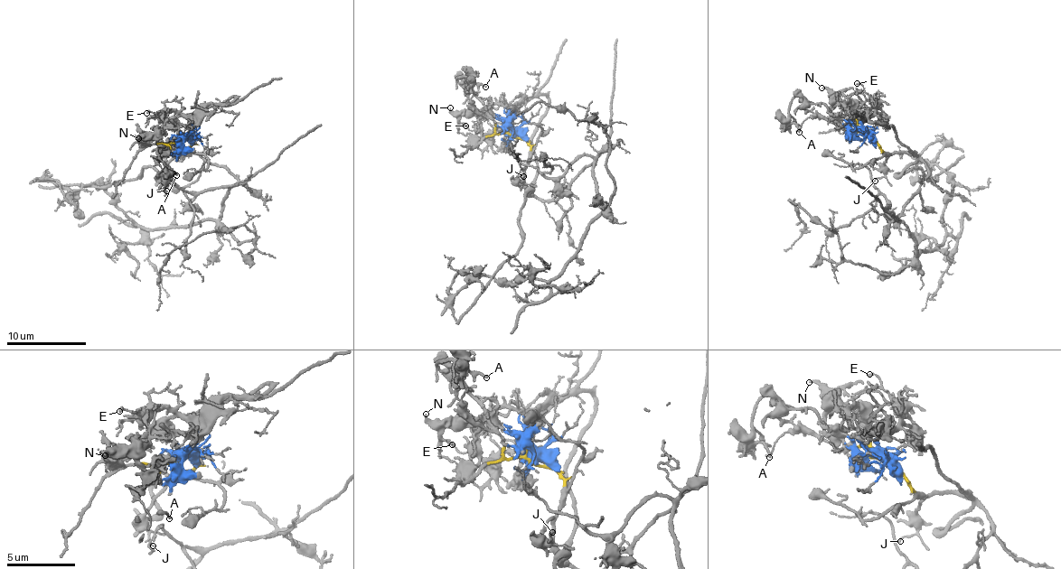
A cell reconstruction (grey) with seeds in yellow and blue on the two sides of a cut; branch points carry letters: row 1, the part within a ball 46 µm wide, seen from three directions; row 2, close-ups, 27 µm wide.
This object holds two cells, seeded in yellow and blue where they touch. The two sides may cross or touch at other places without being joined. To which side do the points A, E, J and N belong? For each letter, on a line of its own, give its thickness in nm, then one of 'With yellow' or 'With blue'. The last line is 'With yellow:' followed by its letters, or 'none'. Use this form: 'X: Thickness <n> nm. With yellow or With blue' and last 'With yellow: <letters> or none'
A: Thickness 130 nm. With blue
E: Thickness 140 nm. With blue
J: Thickness 90 nm. With yellow
N: Thickness 240 nm. With blue
With yellow: J

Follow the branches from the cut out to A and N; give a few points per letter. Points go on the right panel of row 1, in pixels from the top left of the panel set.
A: (867, 135), (851, 129), (821, 104), (797, 97), (793, 100), (789, 115), (799, 132)
N: (867, 135), (843, 123), (840, 105), (830, 92), (821, 88)

